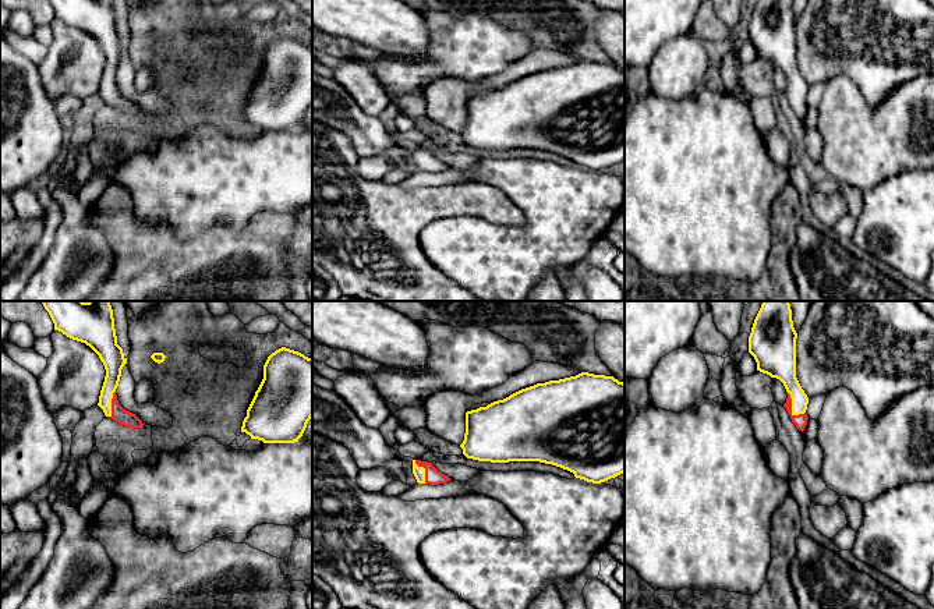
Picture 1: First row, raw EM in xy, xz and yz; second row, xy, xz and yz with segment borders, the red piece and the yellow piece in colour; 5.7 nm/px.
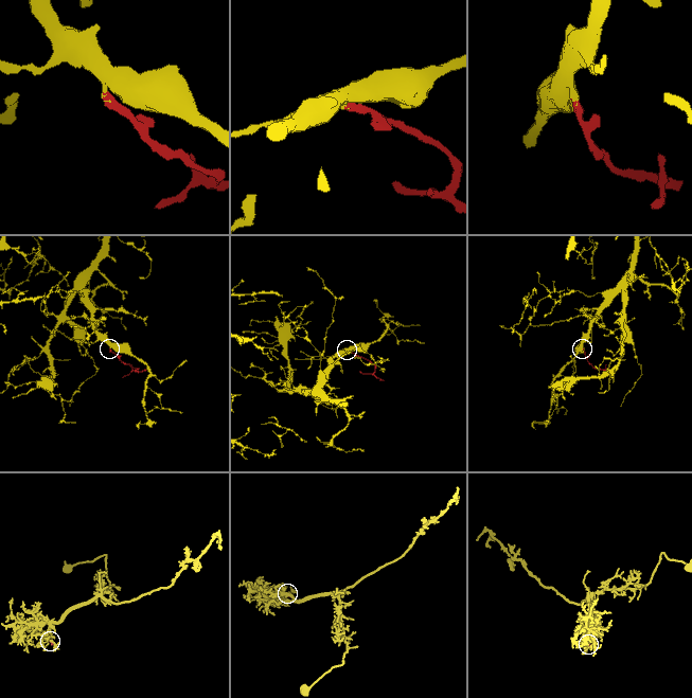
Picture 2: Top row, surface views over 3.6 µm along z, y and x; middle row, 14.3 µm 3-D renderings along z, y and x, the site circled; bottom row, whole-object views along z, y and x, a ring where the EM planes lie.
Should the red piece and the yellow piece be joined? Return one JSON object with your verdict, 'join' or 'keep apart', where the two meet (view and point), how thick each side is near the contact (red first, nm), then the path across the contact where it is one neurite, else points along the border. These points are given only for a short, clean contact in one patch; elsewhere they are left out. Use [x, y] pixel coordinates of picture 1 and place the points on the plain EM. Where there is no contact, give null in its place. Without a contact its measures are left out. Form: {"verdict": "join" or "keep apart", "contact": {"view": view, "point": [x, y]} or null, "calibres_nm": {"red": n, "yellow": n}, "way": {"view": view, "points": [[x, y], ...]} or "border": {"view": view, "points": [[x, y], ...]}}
{"verdict": "join", "contact": {"view": "yz", "point": [791, 96]}, "calibres_nm": {"red": 80, "yellow": 150}, "way": {"view": "yz", "points": [[800, 109], [791, 96], [792, 73], [782, 55]]}}

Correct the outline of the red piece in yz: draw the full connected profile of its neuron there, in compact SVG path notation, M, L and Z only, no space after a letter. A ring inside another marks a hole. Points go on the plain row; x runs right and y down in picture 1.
M758 0L749 24L757 59L779 67L788 86L783 95L799 118L807 113L809 85L796 65L796 26L792 0Z

